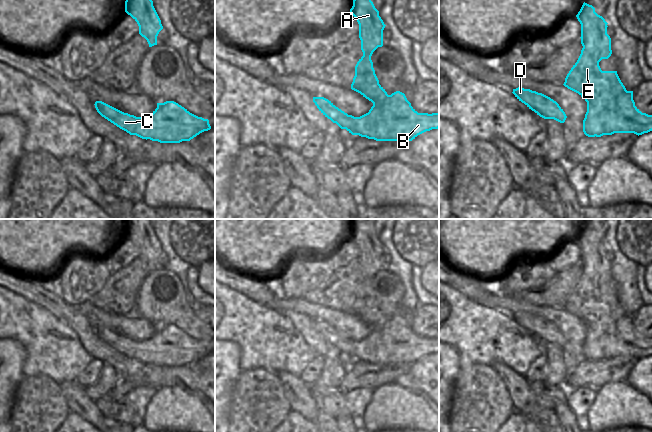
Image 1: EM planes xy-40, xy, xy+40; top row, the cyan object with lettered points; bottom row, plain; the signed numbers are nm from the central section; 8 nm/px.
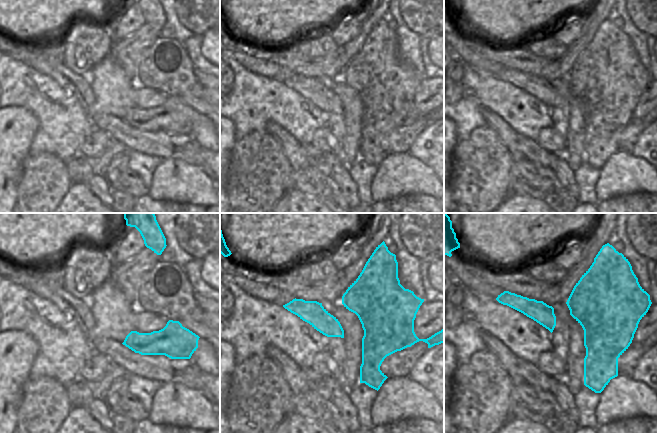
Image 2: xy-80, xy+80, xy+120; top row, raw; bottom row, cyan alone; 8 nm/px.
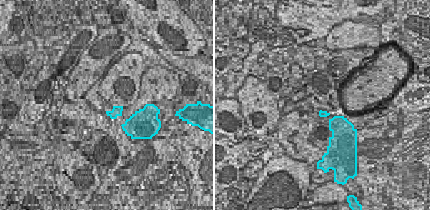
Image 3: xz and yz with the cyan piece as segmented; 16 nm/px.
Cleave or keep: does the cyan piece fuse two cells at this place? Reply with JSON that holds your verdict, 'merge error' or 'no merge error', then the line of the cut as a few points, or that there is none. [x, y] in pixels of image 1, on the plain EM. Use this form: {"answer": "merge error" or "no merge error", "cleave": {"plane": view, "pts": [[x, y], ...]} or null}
{"answer": "merge error", "cleave": {"plane": "xy+40", "pts": [[626, 314], [617, 322], [615, 330], [609, 336], [604, 358]]}}

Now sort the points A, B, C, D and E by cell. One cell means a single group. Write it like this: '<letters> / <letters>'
A E / B C D

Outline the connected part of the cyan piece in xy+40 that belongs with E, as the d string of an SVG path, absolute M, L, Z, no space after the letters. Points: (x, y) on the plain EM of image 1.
M585 226L576 241L581 248L583 272L563 309L587 326L584 358L588 361L603 360L609 336L615 332L617 322L627 314L617 295L602 295L599 290L602 283L608 283L612 278L608 247Z

